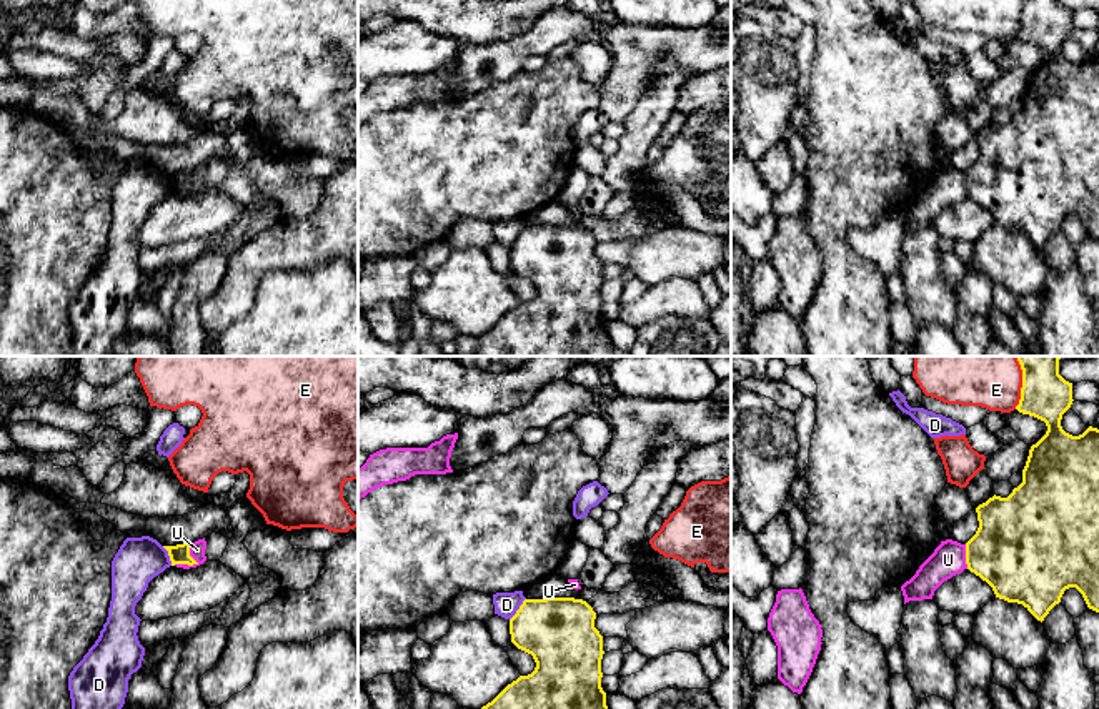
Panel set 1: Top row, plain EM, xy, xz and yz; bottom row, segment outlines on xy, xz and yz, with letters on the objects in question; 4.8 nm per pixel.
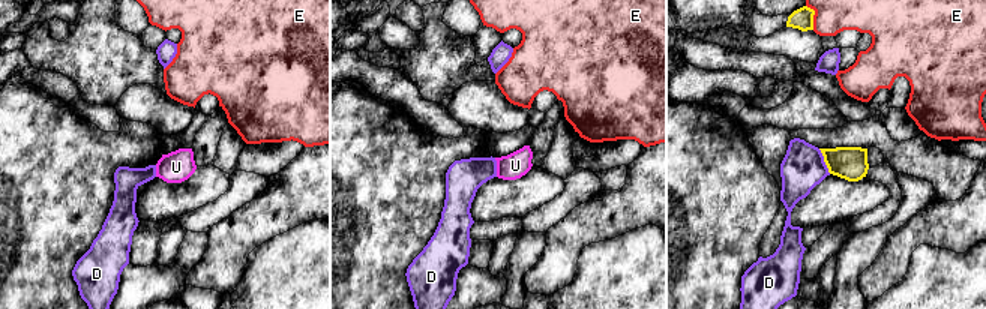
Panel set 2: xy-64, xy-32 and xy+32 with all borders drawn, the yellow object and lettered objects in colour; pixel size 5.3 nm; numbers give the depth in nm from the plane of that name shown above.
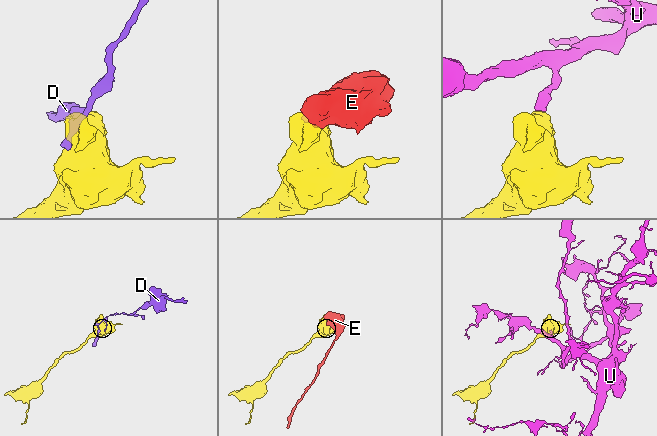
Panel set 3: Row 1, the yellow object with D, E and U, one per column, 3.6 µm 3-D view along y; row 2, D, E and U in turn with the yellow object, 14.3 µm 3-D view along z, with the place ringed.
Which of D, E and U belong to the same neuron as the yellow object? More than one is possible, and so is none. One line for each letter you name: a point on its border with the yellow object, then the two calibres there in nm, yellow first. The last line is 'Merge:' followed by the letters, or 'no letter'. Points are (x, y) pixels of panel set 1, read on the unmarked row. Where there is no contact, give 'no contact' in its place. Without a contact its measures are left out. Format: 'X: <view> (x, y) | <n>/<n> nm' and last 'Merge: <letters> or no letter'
Merge: no letter

